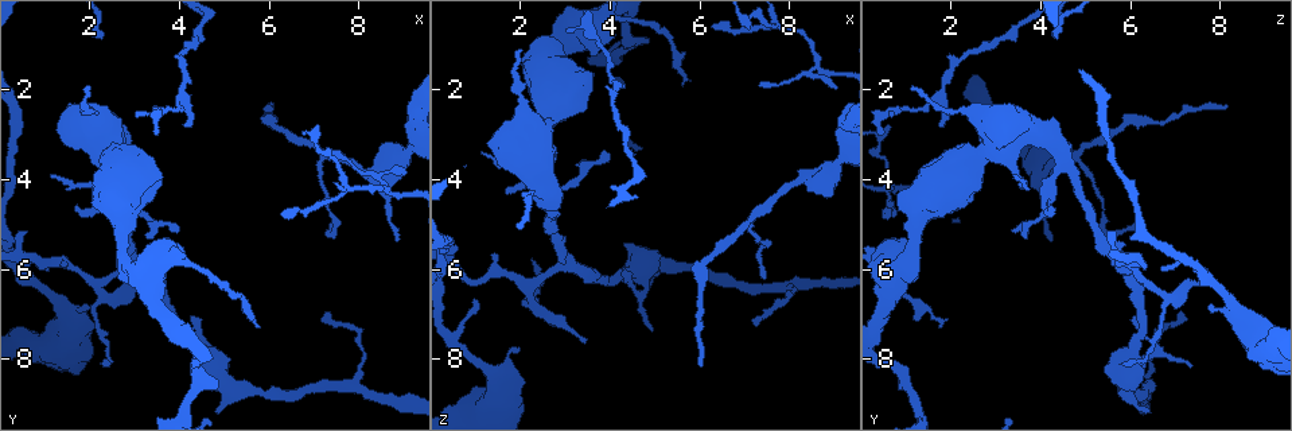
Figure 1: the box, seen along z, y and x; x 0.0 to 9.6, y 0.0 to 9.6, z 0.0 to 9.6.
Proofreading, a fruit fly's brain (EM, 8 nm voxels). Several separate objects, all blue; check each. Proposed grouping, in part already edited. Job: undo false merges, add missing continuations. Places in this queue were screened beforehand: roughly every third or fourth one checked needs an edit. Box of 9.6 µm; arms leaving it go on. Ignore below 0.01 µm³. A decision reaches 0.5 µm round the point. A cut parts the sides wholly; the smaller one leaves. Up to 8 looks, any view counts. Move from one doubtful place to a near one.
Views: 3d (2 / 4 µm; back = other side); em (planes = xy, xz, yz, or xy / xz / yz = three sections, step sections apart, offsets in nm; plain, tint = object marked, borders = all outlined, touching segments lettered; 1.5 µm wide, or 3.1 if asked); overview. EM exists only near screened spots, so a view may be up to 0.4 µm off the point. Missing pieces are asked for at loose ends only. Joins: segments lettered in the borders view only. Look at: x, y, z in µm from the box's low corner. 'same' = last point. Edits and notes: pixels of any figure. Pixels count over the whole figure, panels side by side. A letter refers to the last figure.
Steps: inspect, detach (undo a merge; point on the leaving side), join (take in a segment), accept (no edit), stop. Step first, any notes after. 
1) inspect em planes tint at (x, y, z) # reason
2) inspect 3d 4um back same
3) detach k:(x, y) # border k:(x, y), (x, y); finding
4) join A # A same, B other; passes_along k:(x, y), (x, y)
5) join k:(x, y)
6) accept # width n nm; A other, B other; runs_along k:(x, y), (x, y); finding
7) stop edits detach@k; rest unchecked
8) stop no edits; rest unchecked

inspect em planes borders at (4.90, 8.15, 7.35) # thin end

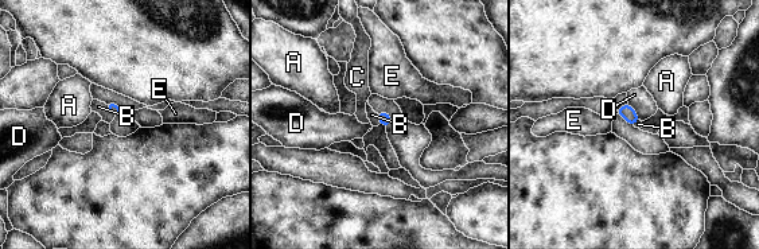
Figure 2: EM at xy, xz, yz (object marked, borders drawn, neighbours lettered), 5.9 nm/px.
accept # A other, B other, C other, D other, E other; border 2:(104, 104), (115, 116); no lettered segment goes on from it

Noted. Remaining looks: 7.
inspect em xz step 4 tint at (2.00, 2.00, 1.10) # tapers out

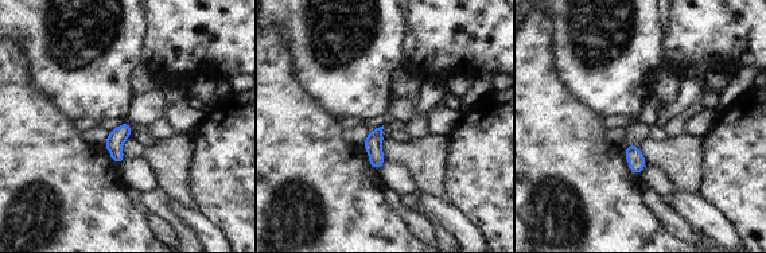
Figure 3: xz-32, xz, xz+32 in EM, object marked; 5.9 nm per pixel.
inspect em planes borders same # another direction

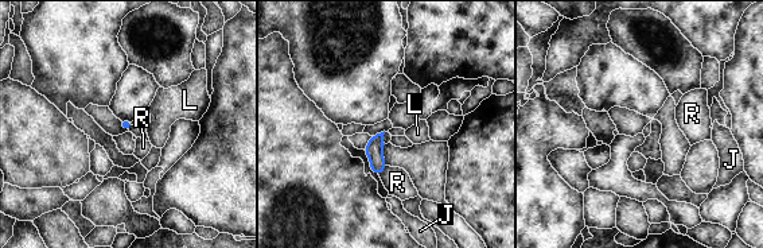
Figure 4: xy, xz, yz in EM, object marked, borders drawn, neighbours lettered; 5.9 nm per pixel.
accept # J other, L other, R other; border 4:(386, 166), (378, 175); none of them fits

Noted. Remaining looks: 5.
inspect 3d 4um at (6.05, 2.35, 8.20) # an open end

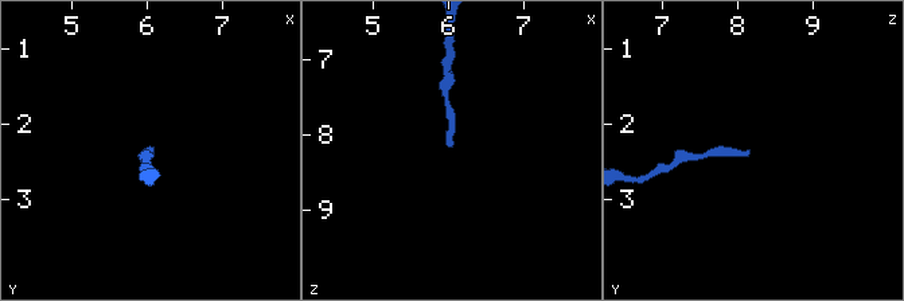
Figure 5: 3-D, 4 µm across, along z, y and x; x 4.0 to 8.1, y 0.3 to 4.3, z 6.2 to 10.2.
inspect em xy step 4 borders at (6.05, 2.40, 8.15)

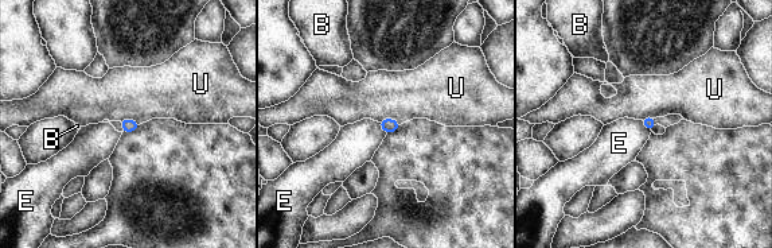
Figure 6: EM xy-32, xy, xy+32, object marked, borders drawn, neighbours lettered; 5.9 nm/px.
inspect em planes borders same # another direction

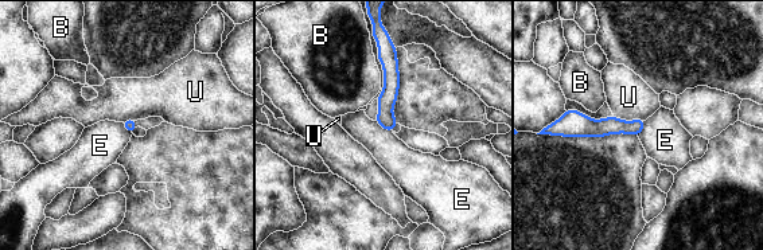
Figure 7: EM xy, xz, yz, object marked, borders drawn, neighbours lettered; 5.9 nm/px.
accept # B other, E other, U other; none of them fits

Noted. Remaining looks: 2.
stop no edits; rest unchecked

